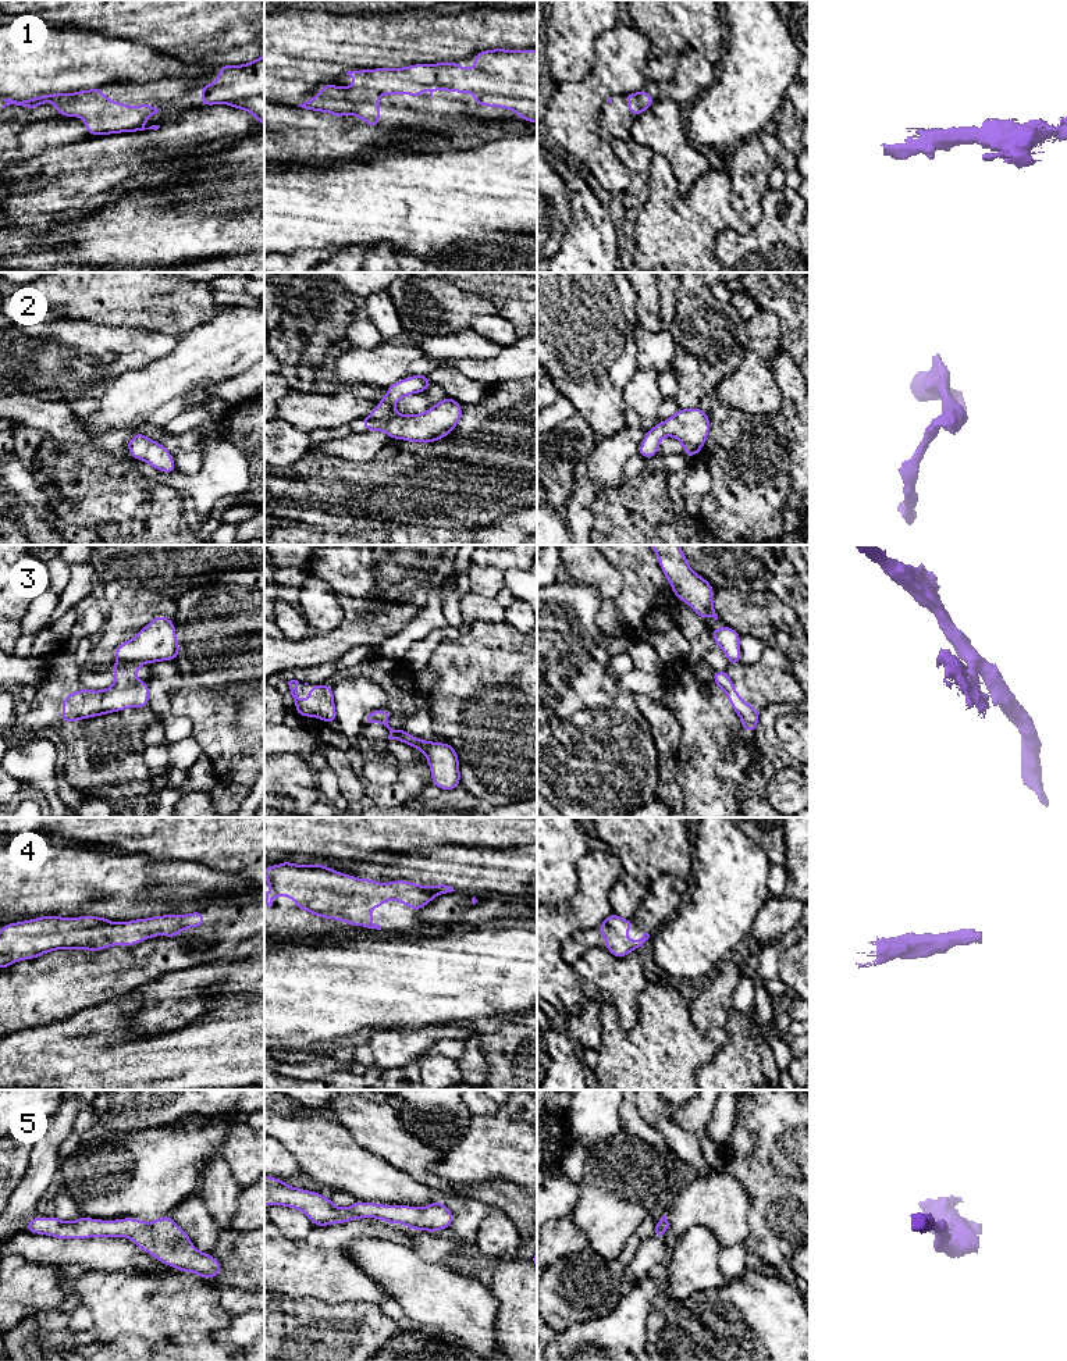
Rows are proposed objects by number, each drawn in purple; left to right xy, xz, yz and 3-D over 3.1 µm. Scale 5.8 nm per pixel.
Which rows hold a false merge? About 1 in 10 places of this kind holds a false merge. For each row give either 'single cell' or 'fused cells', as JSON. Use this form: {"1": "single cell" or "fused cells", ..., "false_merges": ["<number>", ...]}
{"1": "single cell", "2": "single cell", "3": "fused cells", "4": "single cell", "5": "single cell", "false_merges": ["3"]}

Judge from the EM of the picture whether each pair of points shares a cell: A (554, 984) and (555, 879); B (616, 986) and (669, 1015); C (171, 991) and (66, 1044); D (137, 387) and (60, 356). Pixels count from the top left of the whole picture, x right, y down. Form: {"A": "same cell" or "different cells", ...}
{"A": "different cells", "B": "different cells", "C": "different cells", "D": "different cells"}

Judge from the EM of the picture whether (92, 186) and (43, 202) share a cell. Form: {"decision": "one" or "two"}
{"decision": "one"}

